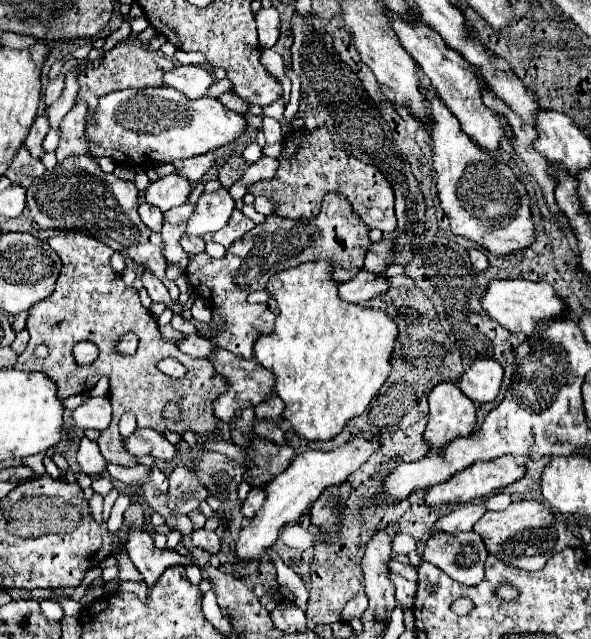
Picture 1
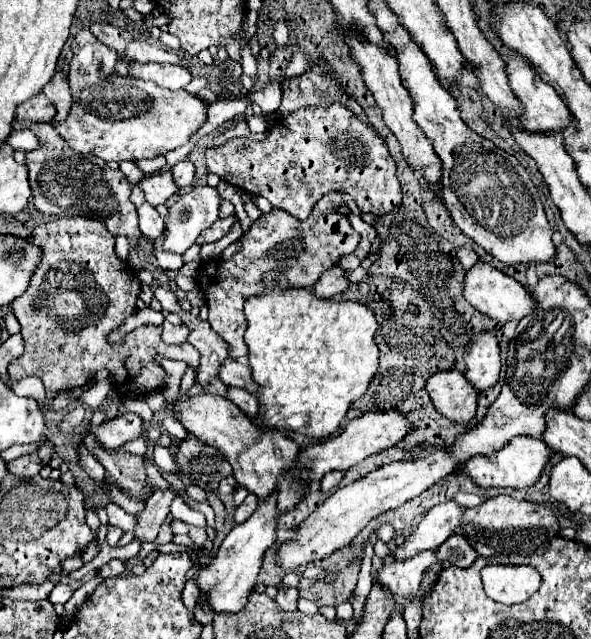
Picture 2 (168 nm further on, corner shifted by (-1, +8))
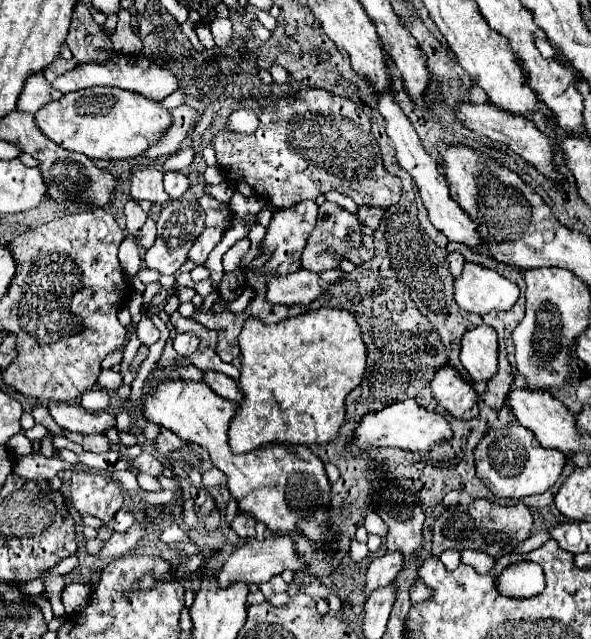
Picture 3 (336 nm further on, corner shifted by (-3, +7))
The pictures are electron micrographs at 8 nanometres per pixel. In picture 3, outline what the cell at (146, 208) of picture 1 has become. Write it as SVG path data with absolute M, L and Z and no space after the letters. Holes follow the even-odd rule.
M148 217L148 221L144 223L144 227L140 229L140 235L138 235L138 241L144 249L150 249L152 243L156 241L156 221L152 217Z

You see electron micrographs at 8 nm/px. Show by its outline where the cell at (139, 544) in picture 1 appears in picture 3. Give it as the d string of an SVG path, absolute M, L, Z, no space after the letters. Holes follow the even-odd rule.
M34 407L32 417L34 417L34 421L36 421L36 423L44 425L52 435L56 435L56 437L62 437L62 435L64 435L64 429L60 429L60 427L52 421L52 417L50 417L50 413L48 413L48 409L46 409L46 407Z

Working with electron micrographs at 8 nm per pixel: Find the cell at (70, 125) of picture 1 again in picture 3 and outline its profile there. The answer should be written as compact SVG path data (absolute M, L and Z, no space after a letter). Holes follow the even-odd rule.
M76 5L74 17L70 23L70 31L66 37L66 45L72 51L78 65L84 61L104 61L104 57L112 57L114 45L106 33L94 23L88 7Z

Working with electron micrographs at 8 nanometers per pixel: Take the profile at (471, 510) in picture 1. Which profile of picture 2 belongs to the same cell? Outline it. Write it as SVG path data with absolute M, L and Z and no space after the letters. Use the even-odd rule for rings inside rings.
M452 500L428 510L426 516L422 518L420 526L414 530L414 534L410 538L406 538L406 542L402 546L398 546L394 552L390 552L388 562L402 562L402 560L414 558L422 550L438 548L450 536L450 532L458 524L462 524L462 512L464 512L464 508L454 504Z

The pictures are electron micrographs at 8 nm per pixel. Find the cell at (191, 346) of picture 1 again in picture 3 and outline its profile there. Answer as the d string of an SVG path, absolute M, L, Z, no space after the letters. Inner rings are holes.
M142 317L142 321L138 323L138 339L144 343L144 345L154 345L158 339L160 339L160 331L158 327L148 319L148 317Z

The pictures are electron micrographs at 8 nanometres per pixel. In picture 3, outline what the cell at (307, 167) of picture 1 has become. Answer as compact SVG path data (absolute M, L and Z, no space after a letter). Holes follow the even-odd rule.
M302 89L296 93L296 99L286 99L284 95L280 95L274 101L260 103L258 99L248 97L238 107L256 111L260 125L254 135L236 135L220 131L212 141L216 149L216 161L222 167L224 177L232 185L244 181L258 197L264 197L270 205L278 209L292 207L306 199L316 199L318 195L328 193L332 189L352 197L358 205L386 209L398 203L402 183L396 175L384 169L376 137L370 131L370 121L352 99L338 97L324 89Z

